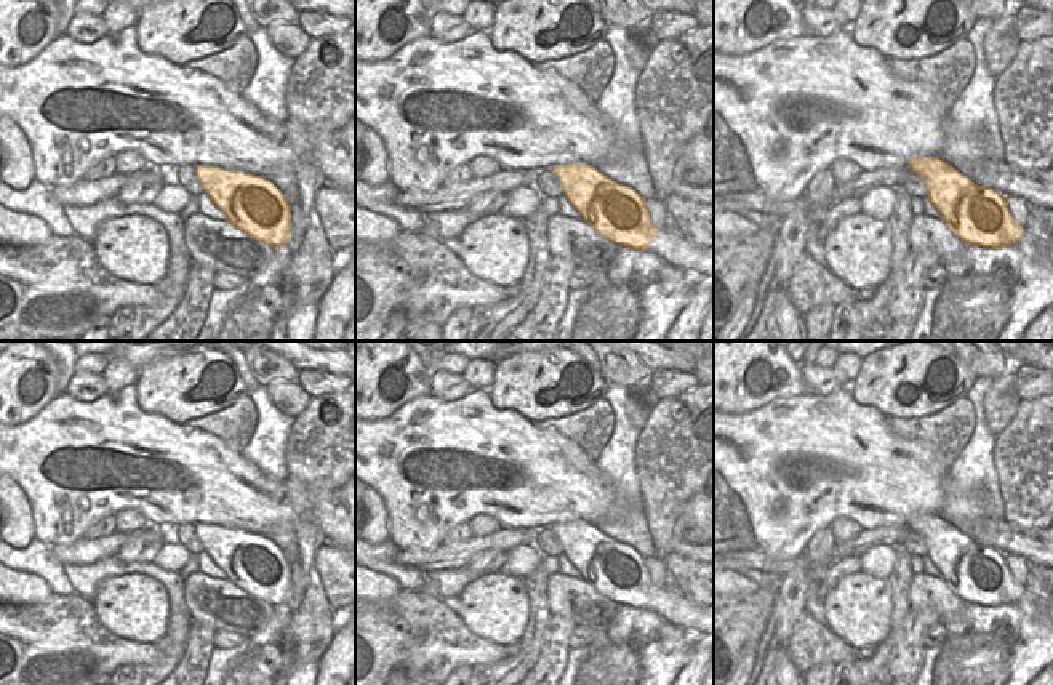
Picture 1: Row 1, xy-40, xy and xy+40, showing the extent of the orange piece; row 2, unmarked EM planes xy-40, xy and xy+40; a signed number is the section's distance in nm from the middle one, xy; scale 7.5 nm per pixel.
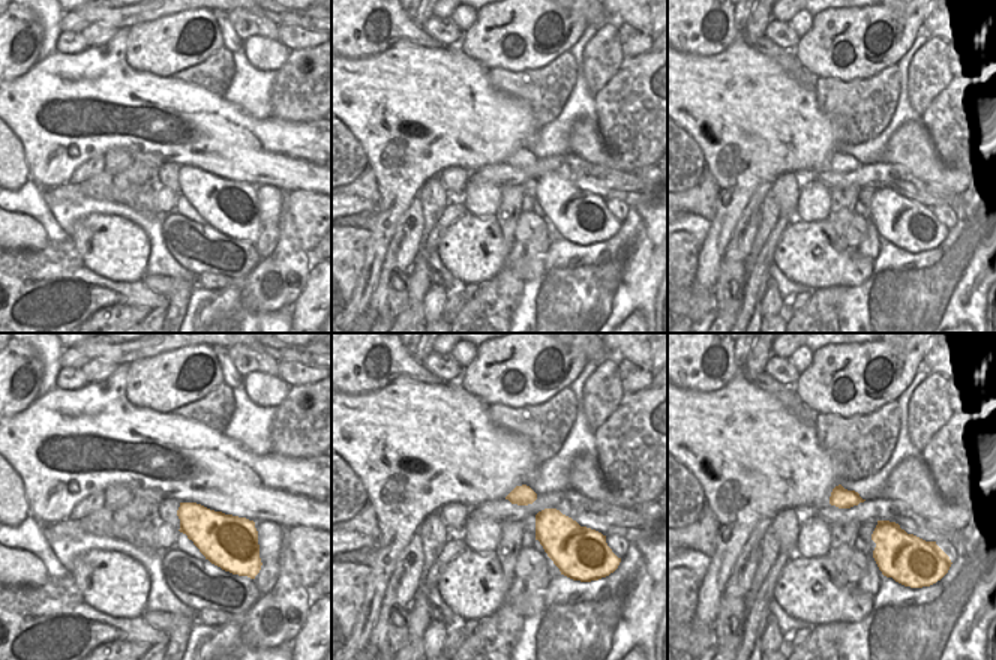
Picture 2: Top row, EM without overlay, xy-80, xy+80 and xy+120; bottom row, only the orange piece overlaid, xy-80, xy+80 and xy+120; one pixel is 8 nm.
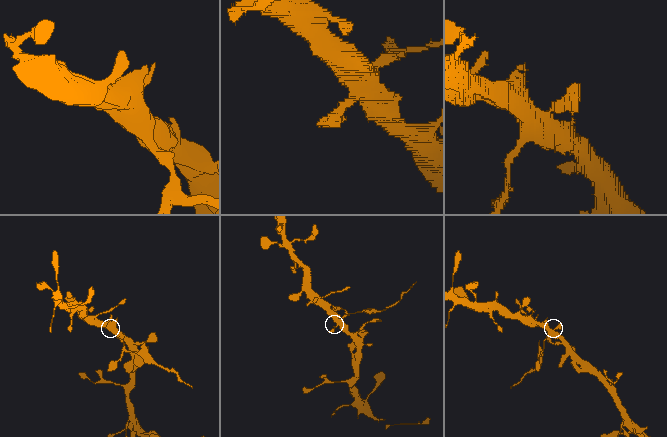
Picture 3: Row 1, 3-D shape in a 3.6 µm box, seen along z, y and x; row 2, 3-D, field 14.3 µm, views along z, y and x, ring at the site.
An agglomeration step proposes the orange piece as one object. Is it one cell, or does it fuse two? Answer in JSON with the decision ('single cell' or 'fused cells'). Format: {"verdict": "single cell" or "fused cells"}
{"verdict": "single cell"}

